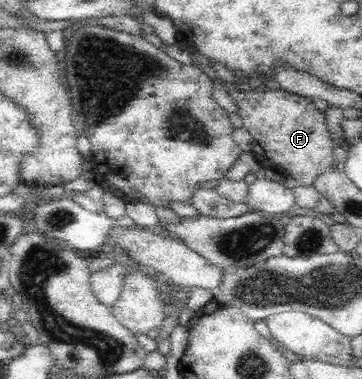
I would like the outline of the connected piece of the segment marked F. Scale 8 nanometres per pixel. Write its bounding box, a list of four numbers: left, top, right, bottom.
[224,83,335,186]

